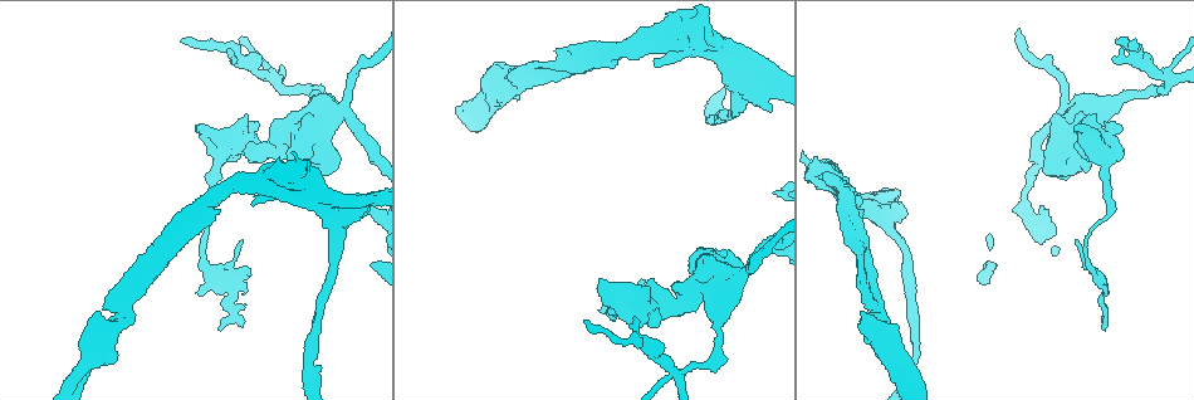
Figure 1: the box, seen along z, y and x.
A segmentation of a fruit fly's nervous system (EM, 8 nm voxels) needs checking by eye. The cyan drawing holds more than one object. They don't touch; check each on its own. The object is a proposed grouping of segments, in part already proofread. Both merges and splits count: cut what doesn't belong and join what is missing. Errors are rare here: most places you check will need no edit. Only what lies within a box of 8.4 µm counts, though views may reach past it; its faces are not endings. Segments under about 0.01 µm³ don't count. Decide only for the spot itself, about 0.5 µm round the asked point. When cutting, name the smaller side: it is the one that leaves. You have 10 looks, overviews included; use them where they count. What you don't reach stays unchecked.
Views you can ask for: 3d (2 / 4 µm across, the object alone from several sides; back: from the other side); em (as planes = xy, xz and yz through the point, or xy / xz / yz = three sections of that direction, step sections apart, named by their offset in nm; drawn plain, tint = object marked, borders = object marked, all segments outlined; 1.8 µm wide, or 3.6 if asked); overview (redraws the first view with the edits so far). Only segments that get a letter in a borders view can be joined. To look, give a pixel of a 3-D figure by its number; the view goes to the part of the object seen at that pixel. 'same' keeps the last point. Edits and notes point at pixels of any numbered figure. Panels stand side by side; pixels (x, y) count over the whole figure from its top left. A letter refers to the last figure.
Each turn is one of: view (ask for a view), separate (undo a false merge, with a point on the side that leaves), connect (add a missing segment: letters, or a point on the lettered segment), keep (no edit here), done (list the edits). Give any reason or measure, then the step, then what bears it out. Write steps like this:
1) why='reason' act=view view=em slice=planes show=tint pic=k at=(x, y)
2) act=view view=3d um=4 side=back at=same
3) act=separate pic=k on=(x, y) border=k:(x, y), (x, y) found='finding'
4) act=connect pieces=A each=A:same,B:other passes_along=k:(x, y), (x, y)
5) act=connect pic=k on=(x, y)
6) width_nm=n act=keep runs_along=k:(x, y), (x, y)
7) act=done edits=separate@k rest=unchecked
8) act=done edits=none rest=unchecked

why='arms run side by side' act=view view=3d um=2 pic=1 at=(672, 33)

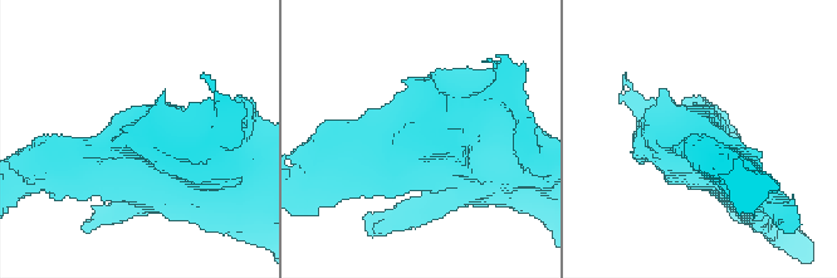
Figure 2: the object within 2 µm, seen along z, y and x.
why='need the tissue' act=view view=em slice=xz step=8 show=plain pic=2 at=(136, 139)

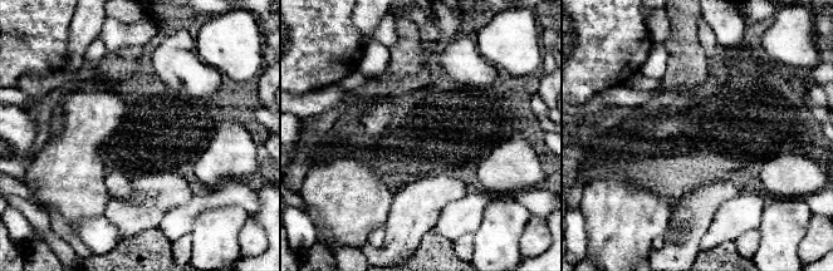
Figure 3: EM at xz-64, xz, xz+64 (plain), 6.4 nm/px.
why='what lies round it' act=view view=em slice=xz step=8 show=borders at=same

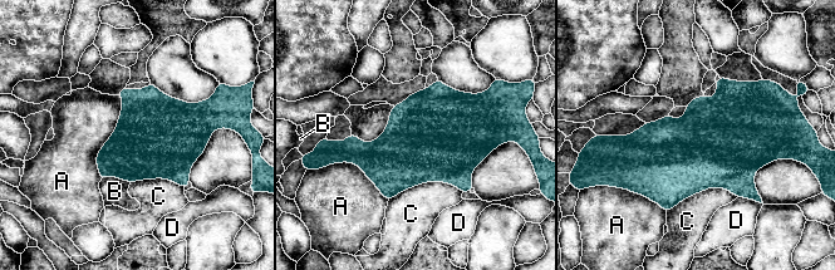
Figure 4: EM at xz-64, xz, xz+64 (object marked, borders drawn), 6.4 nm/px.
width_nm=550 act=keep each=A:other,B:other,C:other,D:other found='continuous, no second cell'

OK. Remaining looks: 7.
why='abrupt turn' act=view view=3d um=2 side=back pic=1 at=(278, 81)

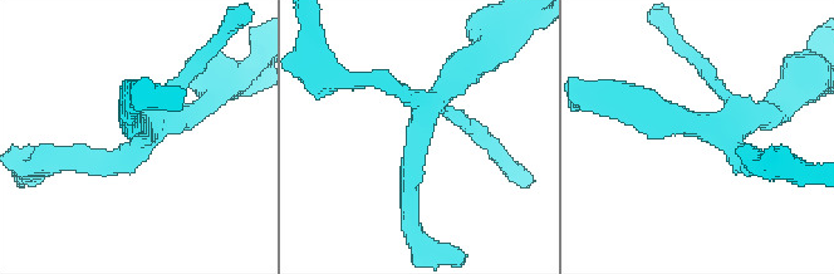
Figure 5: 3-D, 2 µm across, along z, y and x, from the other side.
why='now the EM' act=view view=em slice=xz step=16 show=tint pic=5 at=(732, 141)

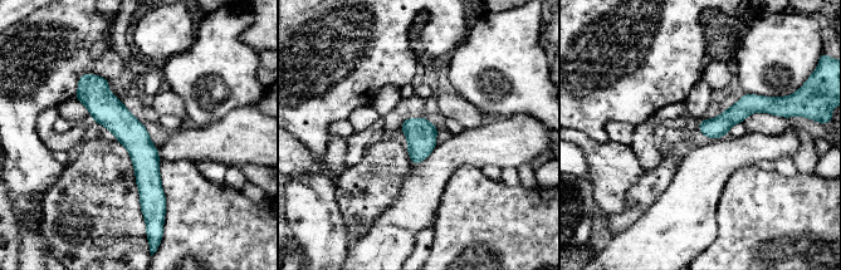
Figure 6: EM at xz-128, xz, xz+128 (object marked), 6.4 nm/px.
why='what lies round it' act=view view=em slice=xz step=16 show=borders at=same

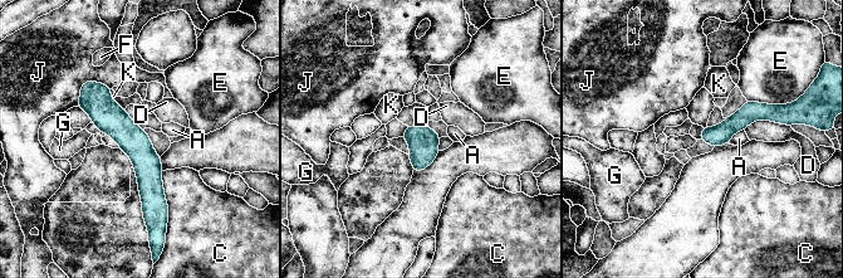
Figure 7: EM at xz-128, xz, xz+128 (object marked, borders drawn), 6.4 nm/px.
width_nm=130 act=keep each=A:other,C:other,D:other,E:other,F:other,G:other,J:other,K:other runs_along=7:(92, 84), (147, 164), (152, 210) found='one cell here'

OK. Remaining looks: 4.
why='sharp bend' act=view view=3d um=4 pic=1 at=(1068, 154)

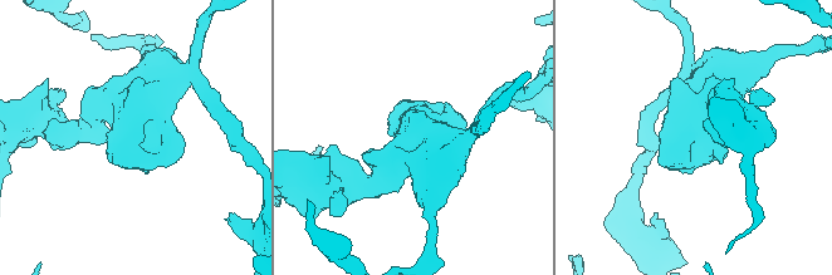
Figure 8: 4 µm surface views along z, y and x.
act=view view=em um=3.6 slice=planes show=borders pic=8 at=(145, 133)

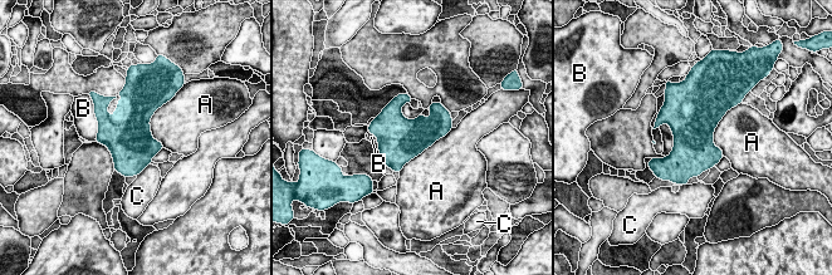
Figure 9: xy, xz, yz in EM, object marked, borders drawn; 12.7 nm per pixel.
act=keep each=A:other,B:other,C:other found='all the same cell'

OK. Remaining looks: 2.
why='branch point' act=view view=em slice=planes show=borders pic=1 at=(206, 269)

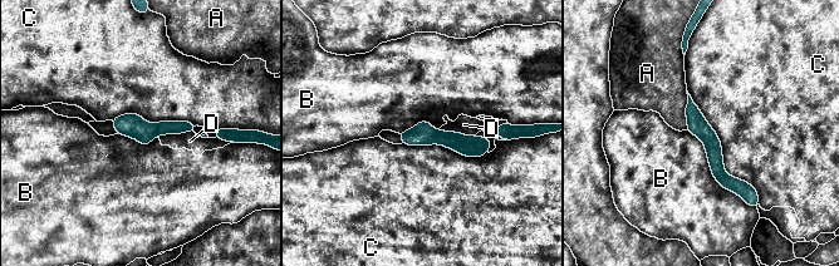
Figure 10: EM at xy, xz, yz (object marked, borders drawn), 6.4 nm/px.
act=keep each=A:other,B:other,C:other,D:other border=10:(687, 129), (714, 177), (751, 206) found='continuous, no second cell'

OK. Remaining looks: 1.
act=done edits=none rest=unchecked

